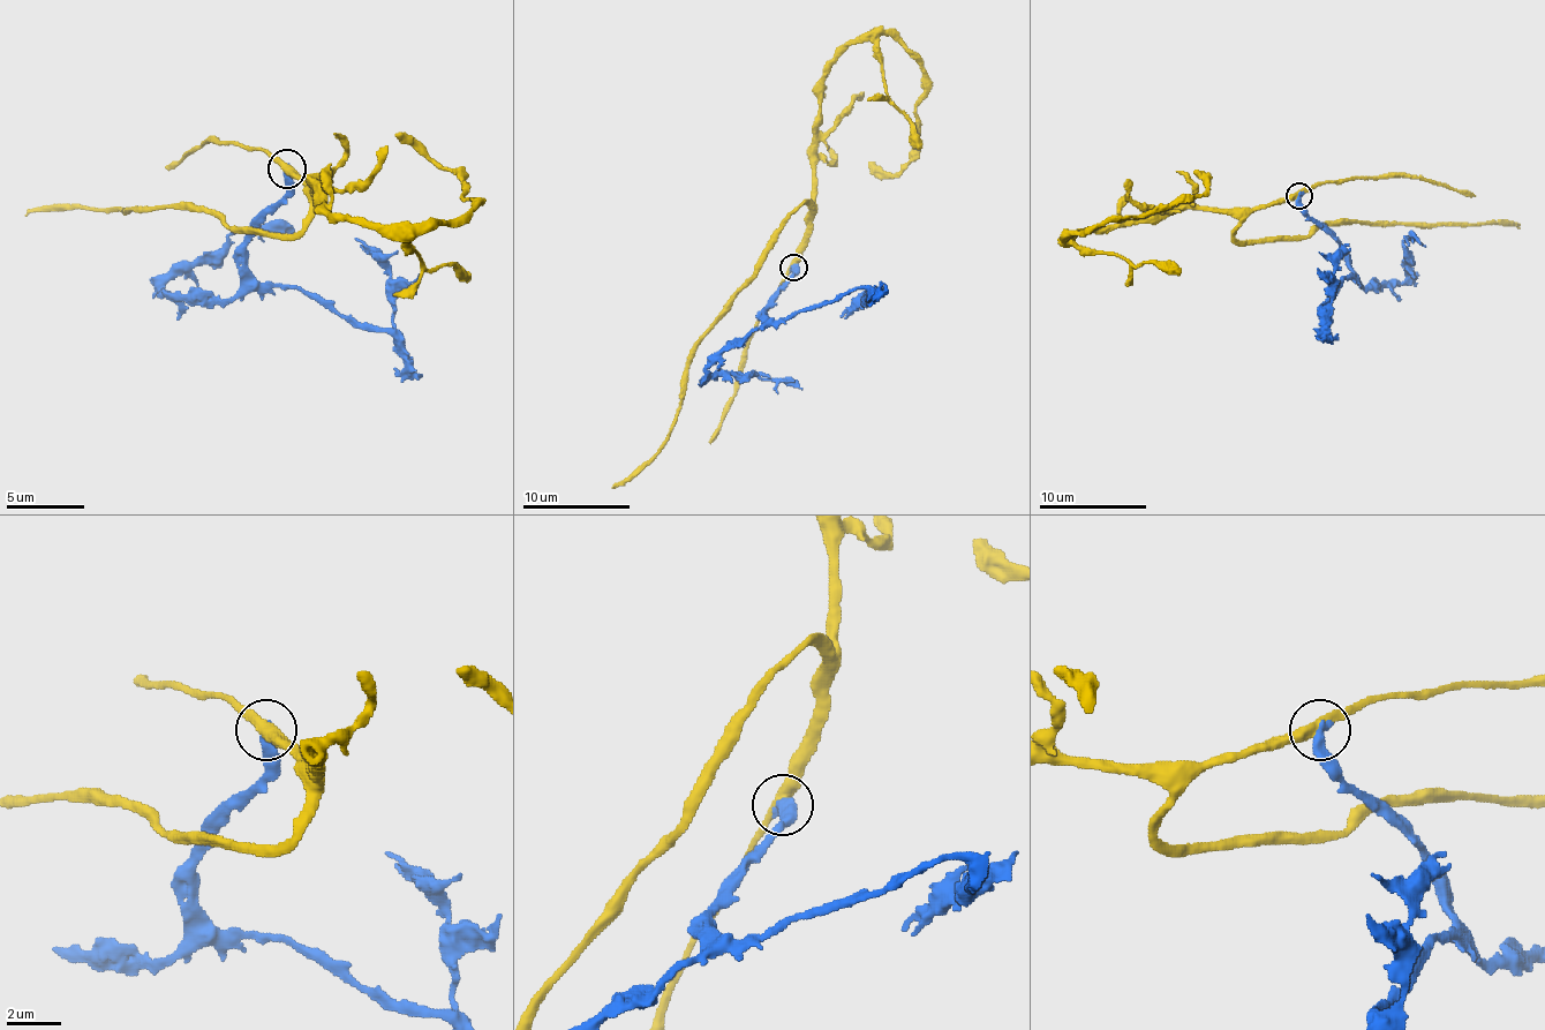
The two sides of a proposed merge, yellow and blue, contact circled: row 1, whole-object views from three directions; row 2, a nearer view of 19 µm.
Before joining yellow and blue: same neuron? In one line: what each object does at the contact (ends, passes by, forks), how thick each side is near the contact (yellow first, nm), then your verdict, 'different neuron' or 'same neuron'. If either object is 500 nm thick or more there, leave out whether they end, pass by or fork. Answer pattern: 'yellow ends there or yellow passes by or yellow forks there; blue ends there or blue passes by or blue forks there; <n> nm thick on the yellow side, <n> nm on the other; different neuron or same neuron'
yellow passes by; blue ends there; 400 nm thick on the yellow side, 440 nm on the other; different neuron

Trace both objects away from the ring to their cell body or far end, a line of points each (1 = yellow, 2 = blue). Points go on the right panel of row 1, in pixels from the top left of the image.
1: (1299, 196), (1259, 210), (1162, 207), (1065, 234), (1178, 204), (1205, 190), (1195, 172)
2: (1299, 196), (1304, 212), (1340, 245), (1361, 285), (1401, 283), (1407, 277), (1404, 245), (1412, 237), (1421, 245)

